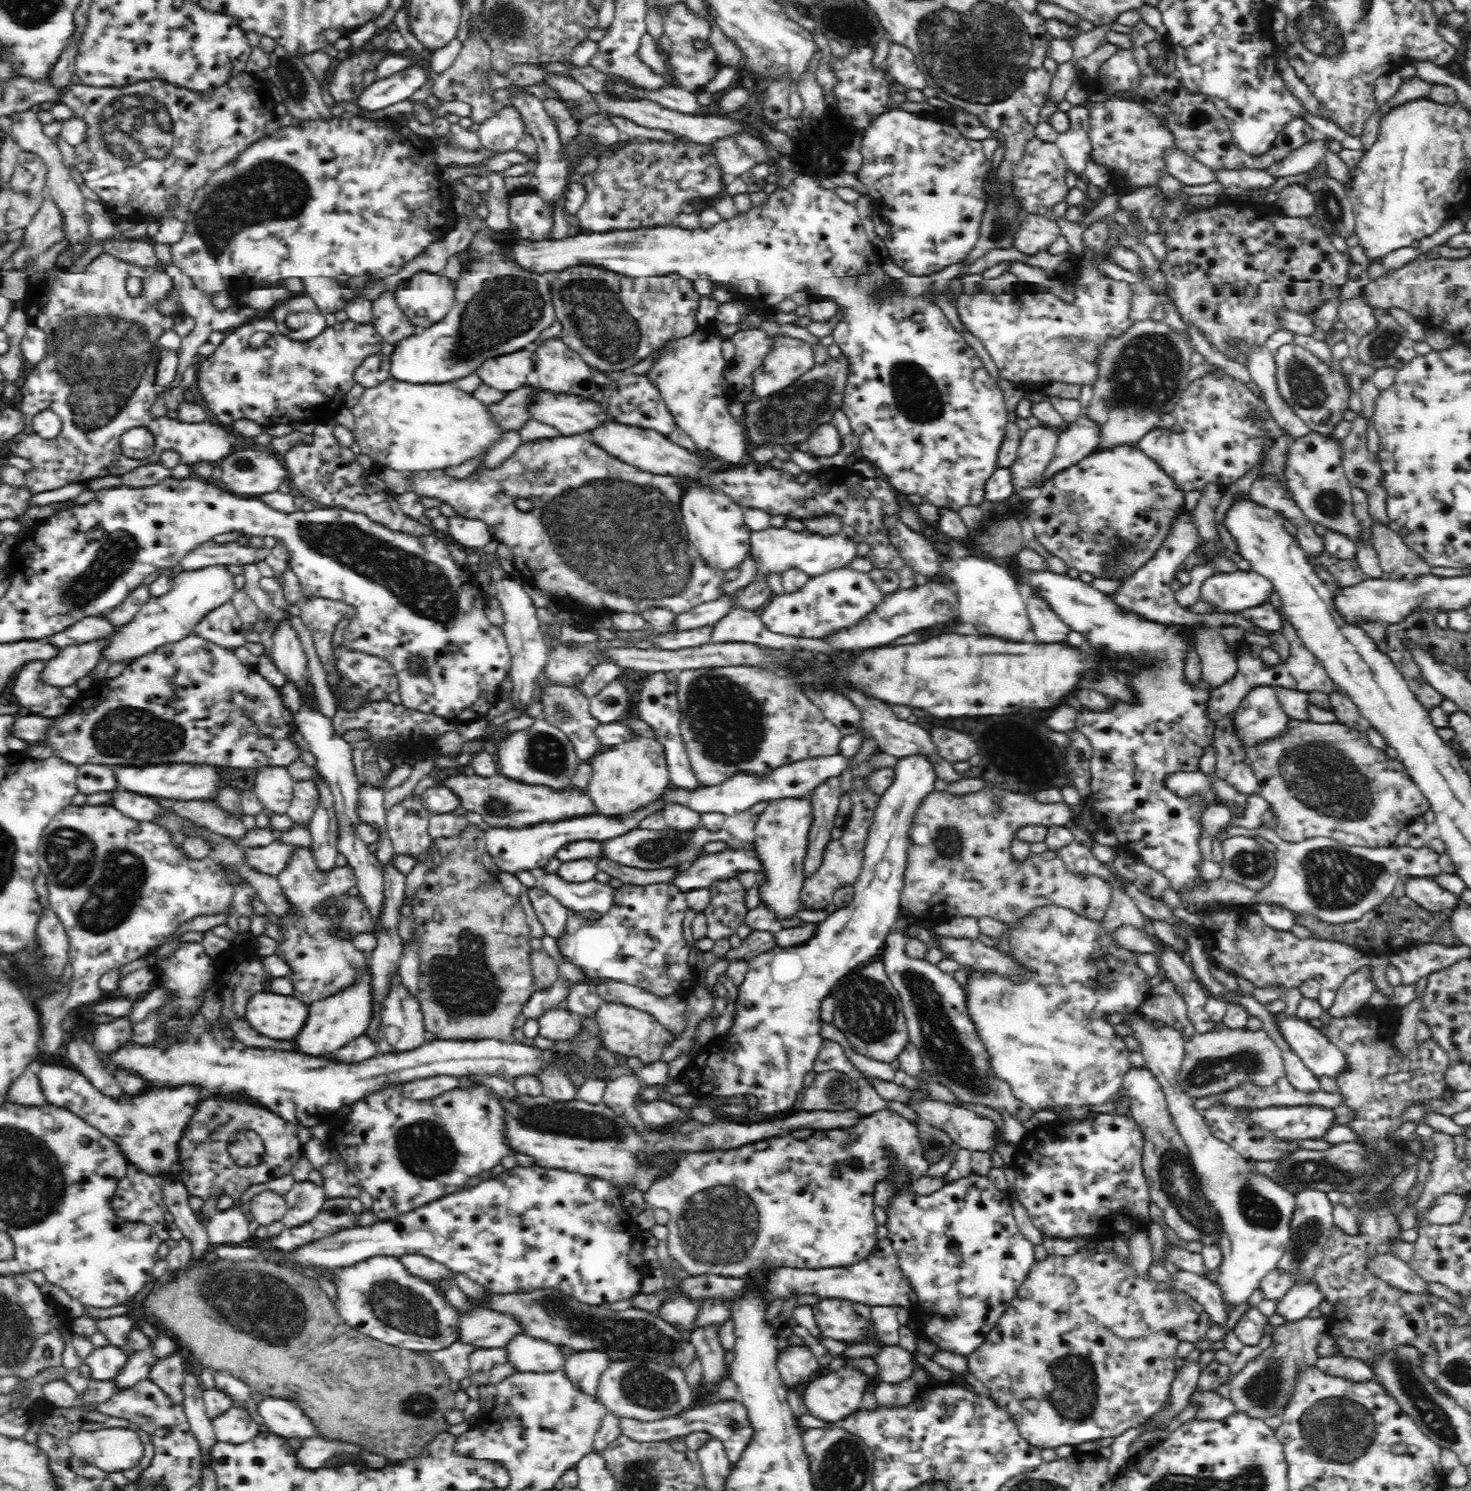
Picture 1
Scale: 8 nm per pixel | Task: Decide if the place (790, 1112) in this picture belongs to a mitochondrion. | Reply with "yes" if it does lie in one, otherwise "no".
no

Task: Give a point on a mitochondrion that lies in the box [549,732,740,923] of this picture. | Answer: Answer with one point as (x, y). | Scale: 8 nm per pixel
(653, 850)

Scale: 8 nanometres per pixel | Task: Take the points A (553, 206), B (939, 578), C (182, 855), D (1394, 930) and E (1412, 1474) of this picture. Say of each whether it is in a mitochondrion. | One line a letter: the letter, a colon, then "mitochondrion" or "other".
A: other
B: other
C: other
D: mitochondrion
E: other

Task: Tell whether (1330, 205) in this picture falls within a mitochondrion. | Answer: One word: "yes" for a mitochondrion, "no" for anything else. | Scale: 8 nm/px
yes

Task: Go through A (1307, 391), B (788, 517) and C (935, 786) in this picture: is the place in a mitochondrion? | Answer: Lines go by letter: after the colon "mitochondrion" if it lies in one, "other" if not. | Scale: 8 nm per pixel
A: mitochondrion
B: other
C: other

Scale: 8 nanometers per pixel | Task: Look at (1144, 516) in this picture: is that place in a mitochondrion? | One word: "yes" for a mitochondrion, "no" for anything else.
no

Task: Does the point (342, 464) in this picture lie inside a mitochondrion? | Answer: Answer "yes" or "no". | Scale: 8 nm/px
no

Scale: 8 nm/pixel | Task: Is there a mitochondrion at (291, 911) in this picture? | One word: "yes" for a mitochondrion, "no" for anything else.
no

